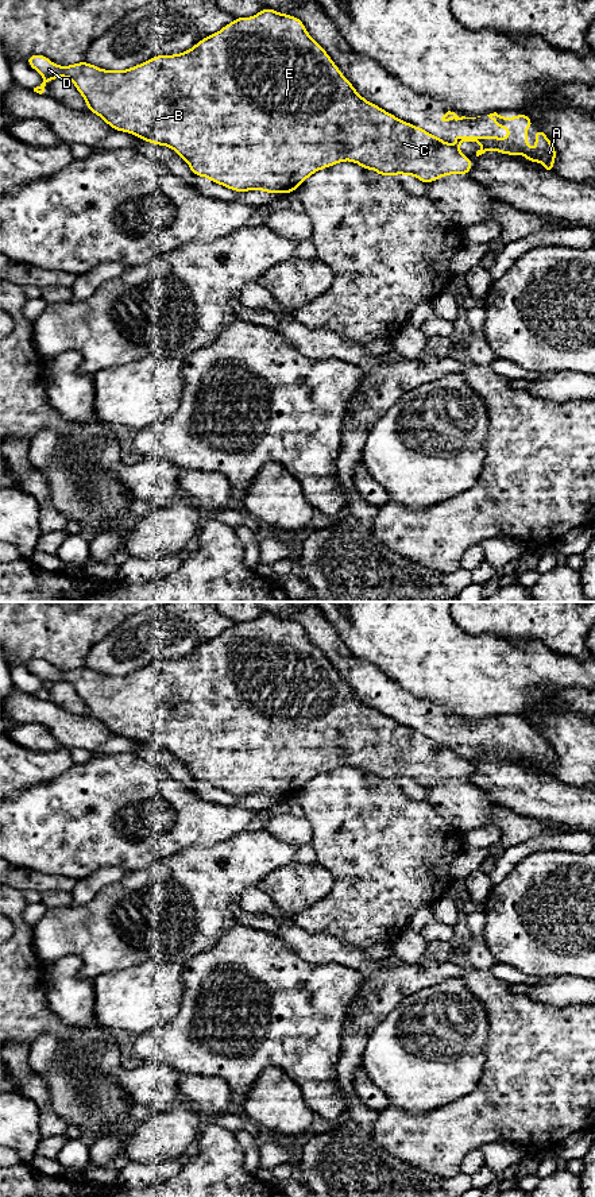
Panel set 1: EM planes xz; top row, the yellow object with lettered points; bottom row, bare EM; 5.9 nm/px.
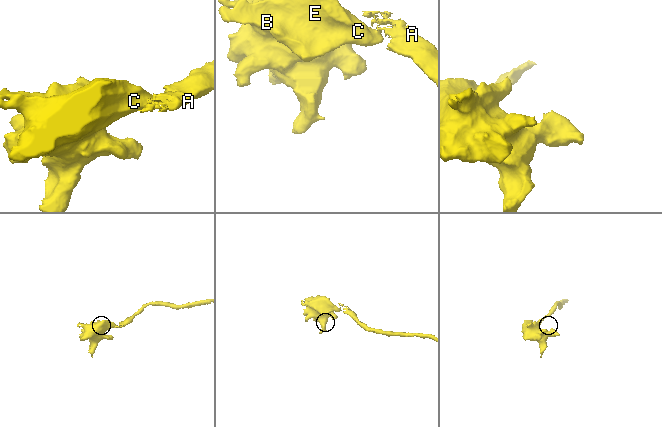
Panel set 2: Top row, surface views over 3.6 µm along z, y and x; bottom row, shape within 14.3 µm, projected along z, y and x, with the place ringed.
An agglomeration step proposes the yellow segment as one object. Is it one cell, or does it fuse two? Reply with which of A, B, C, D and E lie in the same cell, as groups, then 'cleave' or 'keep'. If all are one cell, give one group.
A / B C D E | cleave

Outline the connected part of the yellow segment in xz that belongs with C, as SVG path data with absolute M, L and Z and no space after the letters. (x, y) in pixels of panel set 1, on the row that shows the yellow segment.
M264 8L251 18L236 18L232 23L224 26L216 34L197 42L194 47L186 50L185 53L157 55L144 63L132 66L127 70L104 70L84 61L70 66L58 66L40 54L28 57L27 63L45 78L39 86L34 88L34 92L42 94L50 80L59 77L70 78L86 101L88 109L98 115L113 130L124 131L139 136L142 140L173 148L186 161L194 175L209 178L210 181L235 192L263 190L271 194L287 192L294 193L294 190L313 173L344 161L355 162L364 170L375 170L378 175L414 175L424 184L449 174L468 175L472 167L472 161L470 161L467 155L460 152L455 146L420 127L399 120L380 107L363 99L345 76L341 74L327 51L308 34L304 23L298 18L281 13L270 8Z

